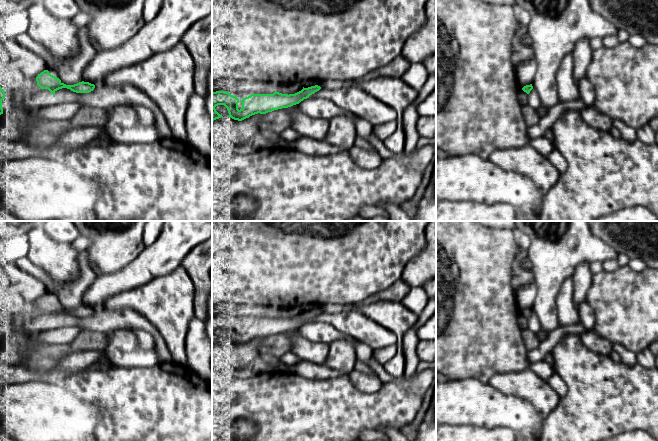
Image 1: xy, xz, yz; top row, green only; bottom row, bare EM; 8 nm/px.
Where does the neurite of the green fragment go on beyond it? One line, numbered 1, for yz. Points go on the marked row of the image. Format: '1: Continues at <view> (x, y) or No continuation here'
1: No continuation here

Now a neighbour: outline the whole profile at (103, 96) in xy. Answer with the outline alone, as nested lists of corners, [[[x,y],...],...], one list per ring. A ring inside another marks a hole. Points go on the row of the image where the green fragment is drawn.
[[[104,83],[95,85],[89,93],[76,93],[62,88],[54,93],[53,103],[77,103],[80,106],[108,108],[116,105],[142,105],[154,112],[155,124],[159,128],[160,139],[171,138],[172,133],[158,105],[136,86],[123,85],[109,87]]]

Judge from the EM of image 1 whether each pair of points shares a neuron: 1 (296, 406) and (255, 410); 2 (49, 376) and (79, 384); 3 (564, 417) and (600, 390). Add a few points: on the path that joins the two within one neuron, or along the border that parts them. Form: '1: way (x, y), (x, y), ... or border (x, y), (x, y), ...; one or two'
1: way (286, 406), (265, 406); one
2: border (69, 375), (62, 384); two
3: way (573, 417), (591, 399); one

